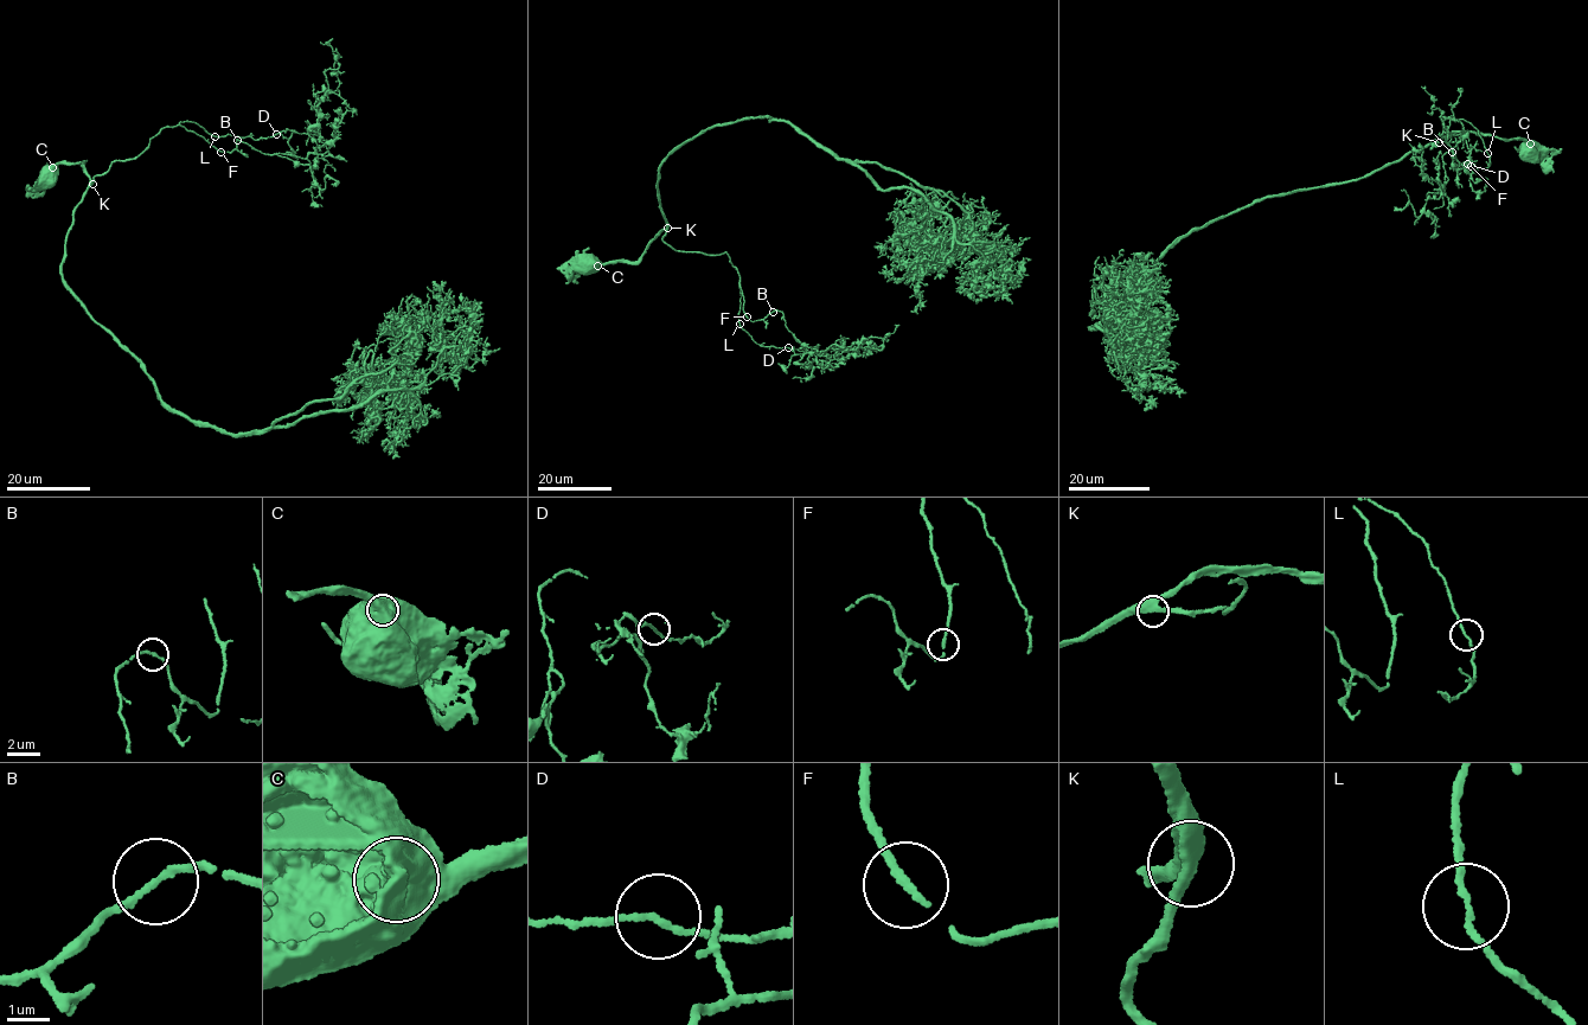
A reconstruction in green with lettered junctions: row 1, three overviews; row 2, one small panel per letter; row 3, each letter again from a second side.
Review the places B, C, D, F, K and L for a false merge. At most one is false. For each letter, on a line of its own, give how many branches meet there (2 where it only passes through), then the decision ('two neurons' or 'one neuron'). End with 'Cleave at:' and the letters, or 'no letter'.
B: 2 branches meet; one neuron
C: 2 branches meet; one neuron
D: 2 branches meet; one neuron
F: 2 branches meet; one neuron
K: 3 branches meet; one neuron
L: 2 branches meet; one neuron
Cleave at: no letter

